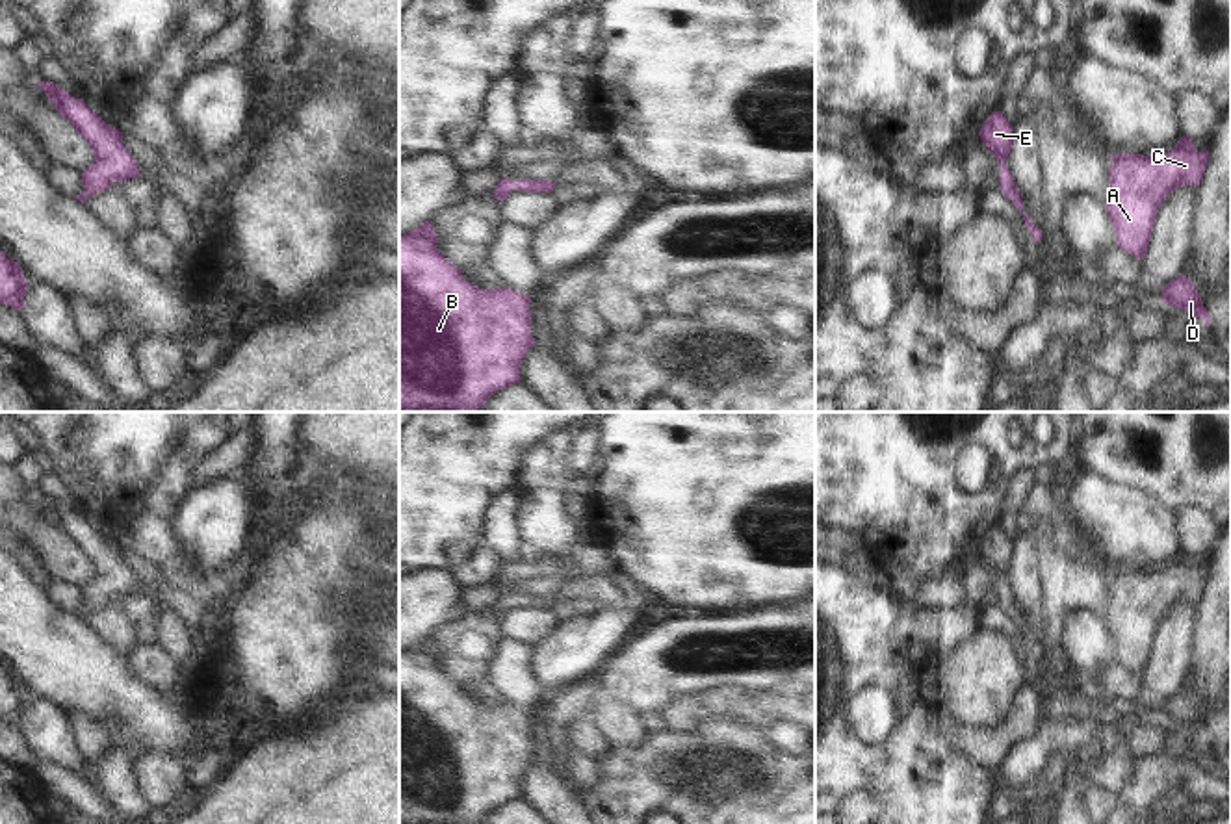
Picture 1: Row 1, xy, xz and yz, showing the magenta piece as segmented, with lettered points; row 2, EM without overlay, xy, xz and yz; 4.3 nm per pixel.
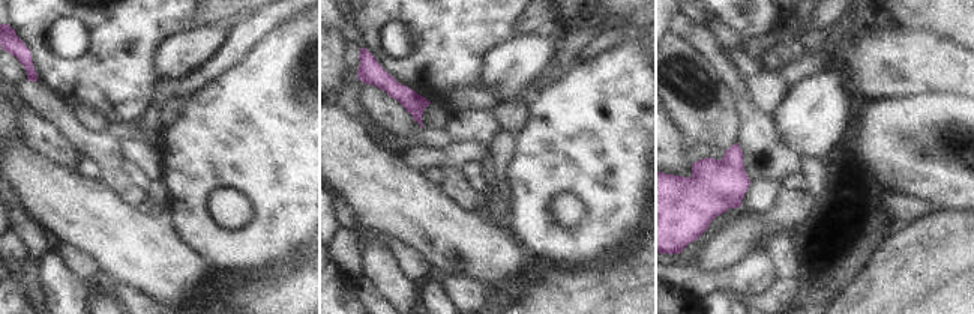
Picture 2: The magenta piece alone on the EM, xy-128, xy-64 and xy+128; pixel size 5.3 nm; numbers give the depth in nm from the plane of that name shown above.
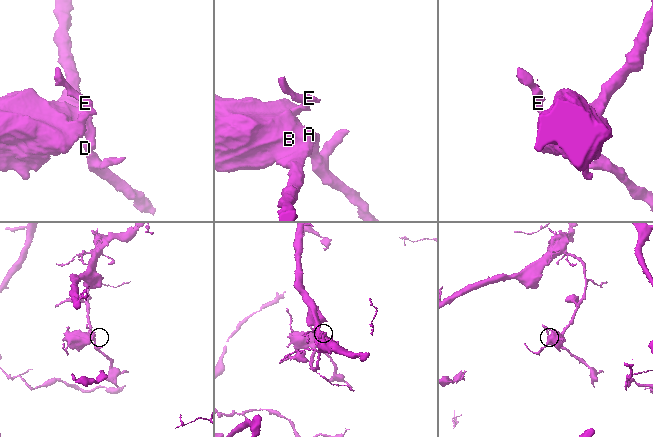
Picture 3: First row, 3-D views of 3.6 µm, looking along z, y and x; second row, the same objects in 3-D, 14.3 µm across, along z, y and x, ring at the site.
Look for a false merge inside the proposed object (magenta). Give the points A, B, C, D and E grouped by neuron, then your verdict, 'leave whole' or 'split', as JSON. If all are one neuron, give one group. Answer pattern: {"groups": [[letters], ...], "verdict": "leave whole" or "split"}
{"groups": [["A", "B", "C", "D", "E"]], "verdict": "leave whole"}

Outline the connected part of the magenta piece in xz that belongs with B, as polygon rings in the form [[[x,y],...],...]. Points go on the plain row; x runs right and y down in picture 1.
[[[429,637],[399,651],[399,824],[483,824],[499,805],[520,798],[520,779],[537,759],[531,752],[531,713],[505,702],[483,707],[436,666]]]

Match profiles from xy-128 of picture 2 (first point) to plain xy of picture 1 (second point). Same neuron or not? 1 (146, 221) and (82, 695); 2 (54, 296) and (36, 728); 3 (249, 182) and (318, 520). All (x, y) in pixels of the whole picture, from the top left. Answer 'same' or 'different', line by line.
1: same
2: same
3: same

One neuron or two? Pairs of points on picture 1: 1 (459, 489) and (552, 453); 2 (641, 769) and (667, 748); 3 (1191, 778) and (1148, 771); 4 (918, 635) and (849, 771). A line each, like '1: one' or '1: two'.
1: two
2: one
3: one
4: one

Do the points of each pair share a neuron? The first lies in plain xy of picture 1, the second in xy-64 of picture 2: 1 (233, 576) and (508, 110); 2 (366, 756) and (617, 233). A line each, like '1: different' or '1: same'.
1: same
2: different

